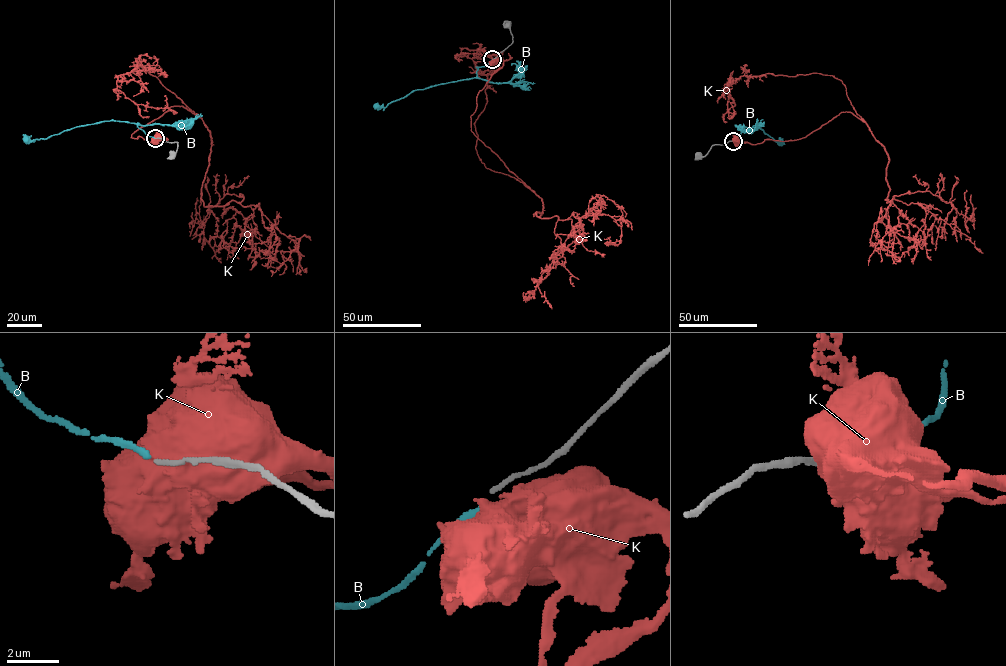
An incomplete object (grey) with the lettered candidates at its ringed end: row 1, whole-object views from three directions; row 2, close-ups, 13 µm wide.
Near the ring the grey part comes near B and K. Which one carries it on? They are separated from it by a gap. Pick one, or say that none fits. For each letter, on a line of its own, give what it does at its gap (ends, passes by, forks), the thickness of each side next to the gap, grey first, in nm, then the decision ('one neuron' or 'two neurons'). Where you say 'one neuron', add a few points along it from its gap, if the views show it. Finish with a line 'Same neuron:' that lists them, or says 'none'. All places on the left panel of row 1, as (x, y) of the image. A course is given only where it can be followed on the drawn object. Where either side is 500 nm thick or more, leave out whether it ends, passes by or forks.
B: it ends | 180/190 nm | one neuron | via (154, 138), (140, 129), (137, 122), (137, 125), (119, 121), (87, 125), (32, 141), (23, 134)
K: 180/950 nm | two neurons
Same neuron: B

